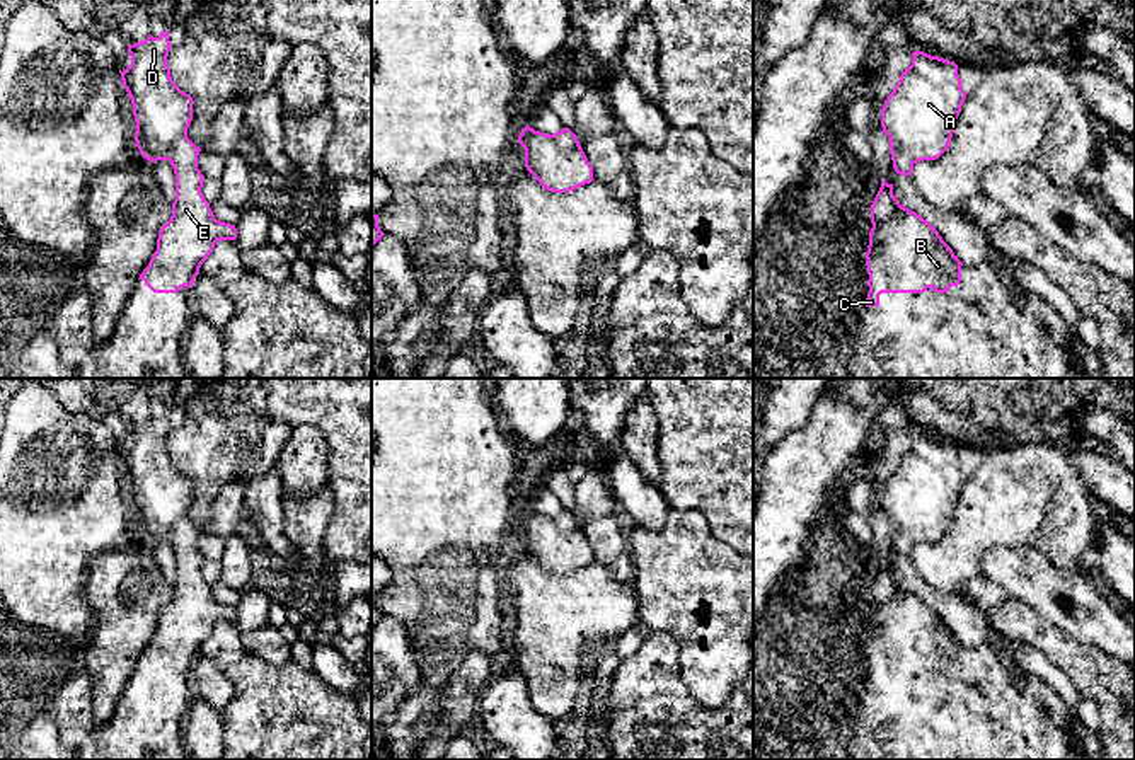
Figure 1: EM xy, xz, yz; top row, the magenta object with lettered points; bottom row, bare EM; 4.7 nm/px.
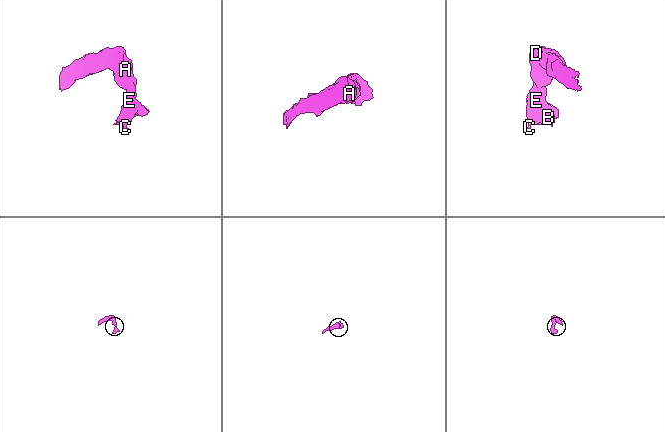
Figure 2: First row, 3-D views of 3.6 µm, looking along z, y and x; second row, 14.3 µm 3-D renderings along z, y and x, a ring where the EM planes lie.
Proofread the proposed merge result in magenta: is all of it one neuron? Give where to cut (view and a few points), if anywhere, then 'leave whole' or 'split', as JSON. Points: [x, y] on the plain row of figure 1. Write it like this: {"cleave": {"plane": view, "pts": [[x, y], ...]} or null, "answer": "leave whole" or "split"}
{"cleave": null, "answer": "leave whole"}

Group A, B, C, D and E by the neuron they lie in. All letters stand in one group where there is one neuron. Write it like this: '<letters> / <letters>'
A B C D E

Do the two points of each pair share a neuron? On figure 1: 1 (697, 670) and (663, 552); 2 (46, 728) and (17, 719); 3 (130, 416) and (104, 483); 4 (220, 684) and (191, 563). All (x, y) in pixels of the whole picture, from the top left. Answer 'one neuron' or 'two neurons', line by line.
1: one neuron
2: two neurons
3: two neurons
4: two neurons

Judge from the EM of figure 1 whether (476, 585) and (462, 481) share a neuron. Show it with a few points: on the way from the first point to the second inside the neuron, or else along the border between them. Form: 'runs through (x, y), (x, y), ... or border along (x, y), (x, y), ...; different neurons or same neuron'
runs through (462, 559), (462, 506); same neuron

